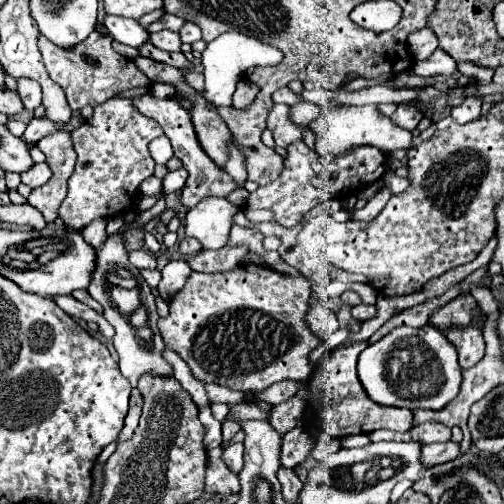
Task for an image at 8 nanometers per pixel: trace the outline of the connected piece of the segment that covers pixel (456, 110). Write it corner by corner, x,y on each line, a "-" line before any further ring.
466,96
460,106
452,108
452,118
458,124
466,124
474,118
478,118
482,112
482,98
480,96

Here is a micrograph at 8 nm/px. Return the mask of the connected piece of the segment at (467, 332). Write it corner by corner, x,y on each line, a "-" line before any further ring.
478,322
468,328
452,328
446,338
458,352
460,368
472,368
484,358
484,338

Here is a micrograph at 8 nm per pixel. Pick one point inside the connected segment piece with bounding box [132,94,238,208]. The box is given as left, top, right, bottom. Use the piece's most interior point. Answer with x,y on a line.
205,178

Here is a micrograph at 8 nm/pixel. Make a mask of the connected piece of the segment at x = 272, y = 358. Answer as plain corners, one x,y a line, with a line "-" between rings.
242,264
242,266
238,266
230,272
222,272
222,274
192,272
186,286
170,298
170,302
168,302
170,314
166,318
158,320
158,328
160,328
160,334
164,338
166,348
174,350
190,366
194,378
198,378
200,382
204,382
204,384
216,382
220,386
232,388
232,390
238,390
238,392
256,392
256,390
264,390
270,384
280,382
280,380
308,380
312,376
312,366
308,362
308,354
320,344
320,338
310,332
310,328
306,326
306,320
304,320
304,316
308,312
308,300
310,300
310,280
306,280
304,276
294,276
294,278
284,276
284,274
280,274
274,268
268,268
264,264

